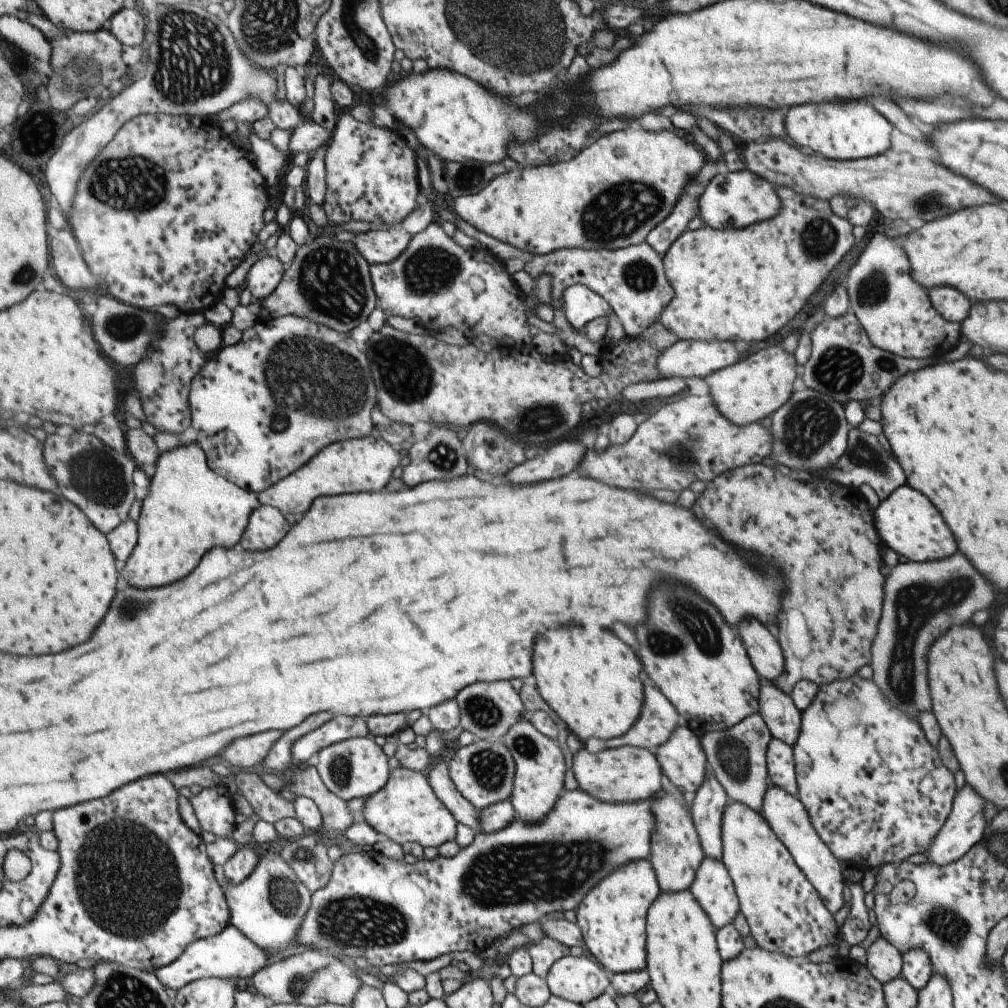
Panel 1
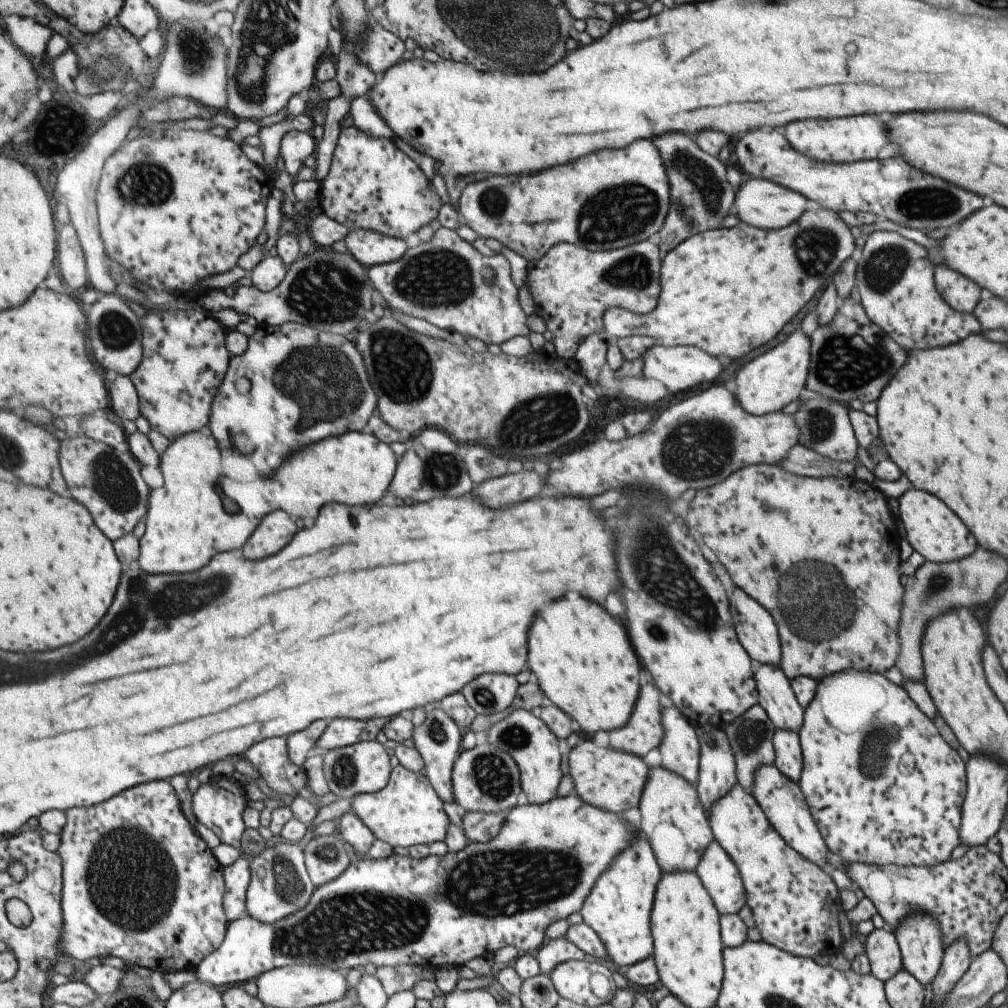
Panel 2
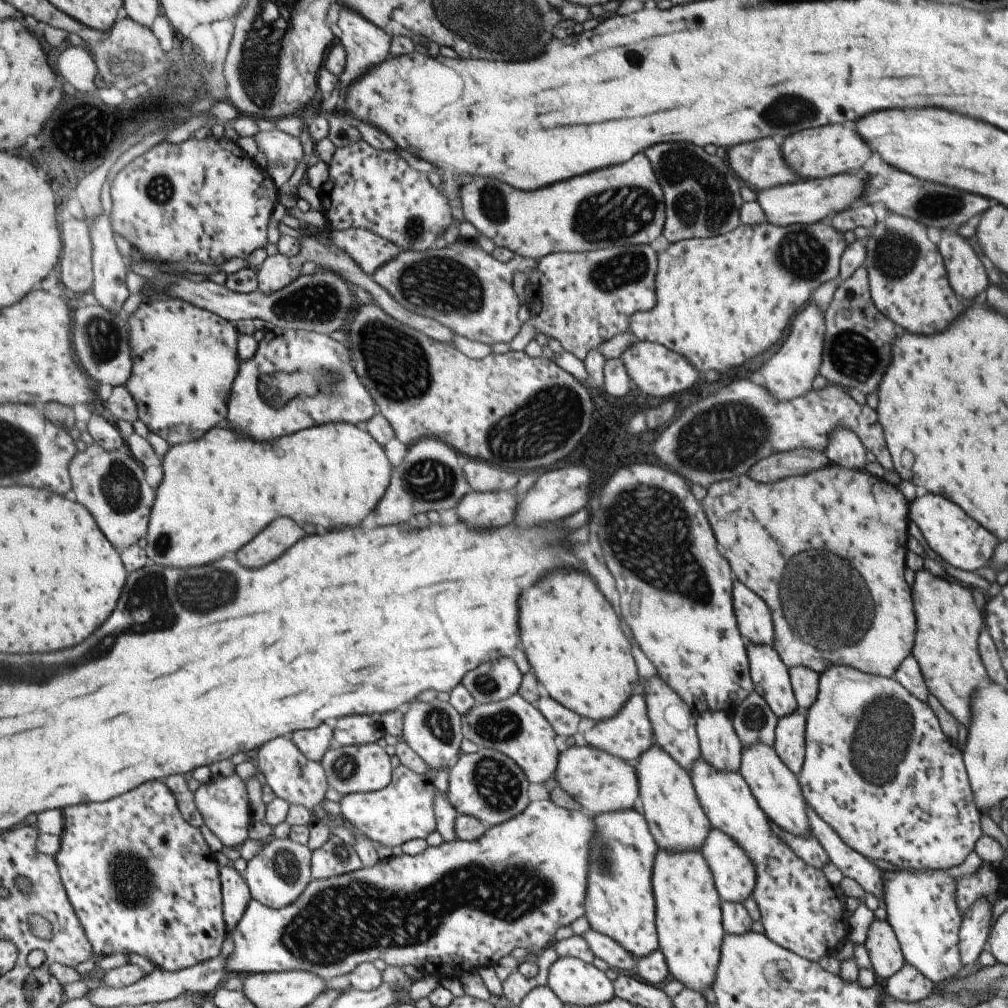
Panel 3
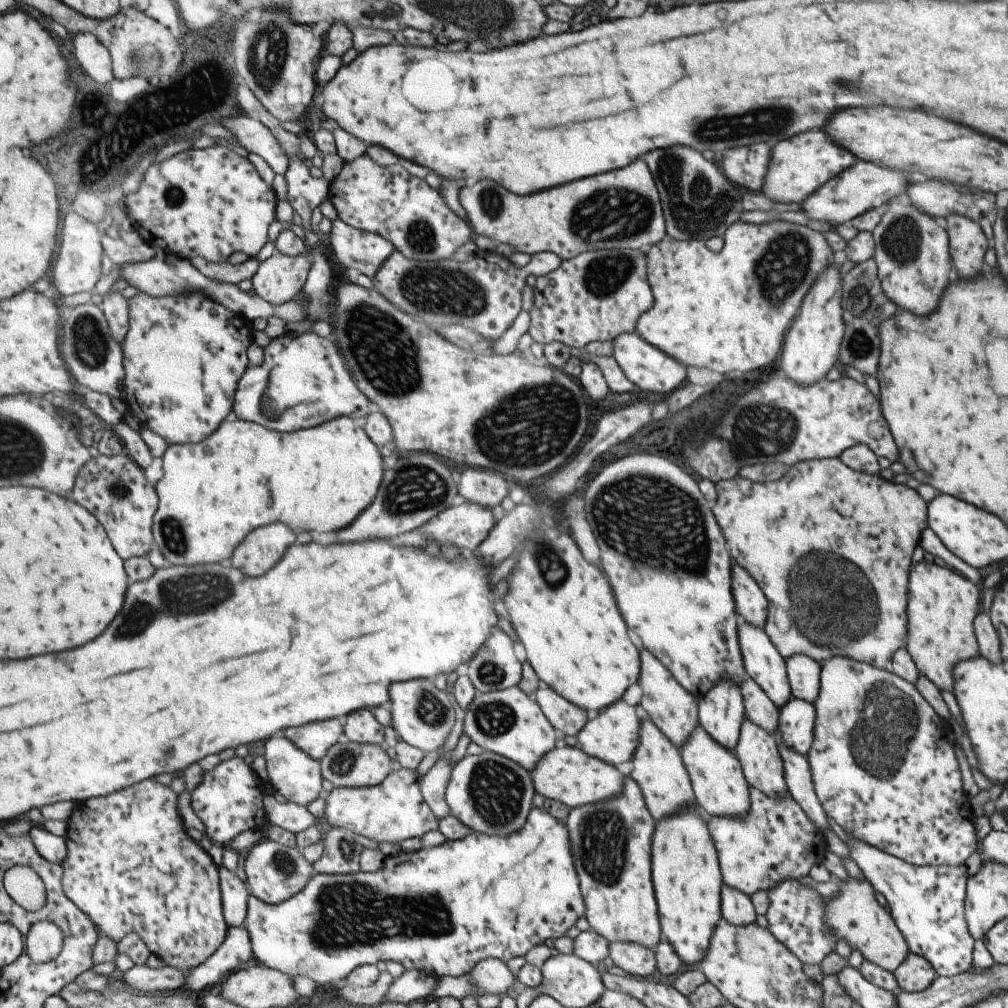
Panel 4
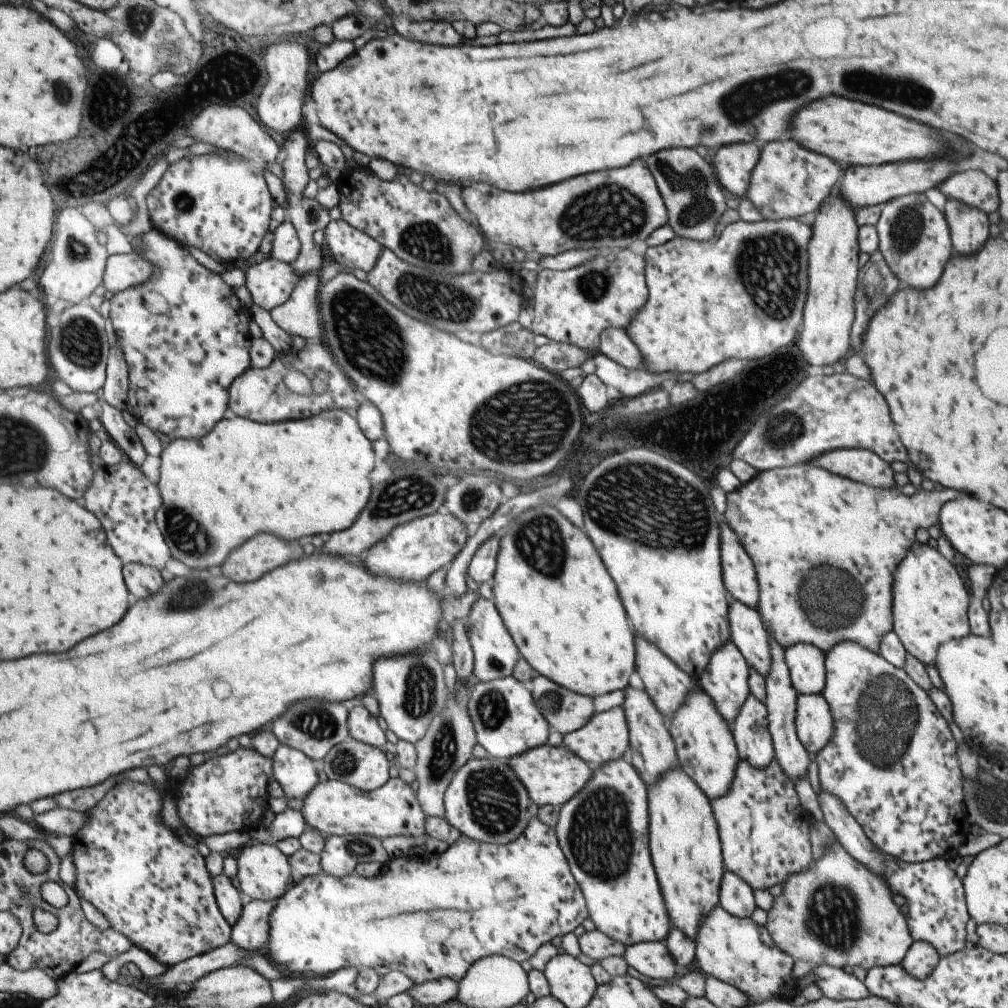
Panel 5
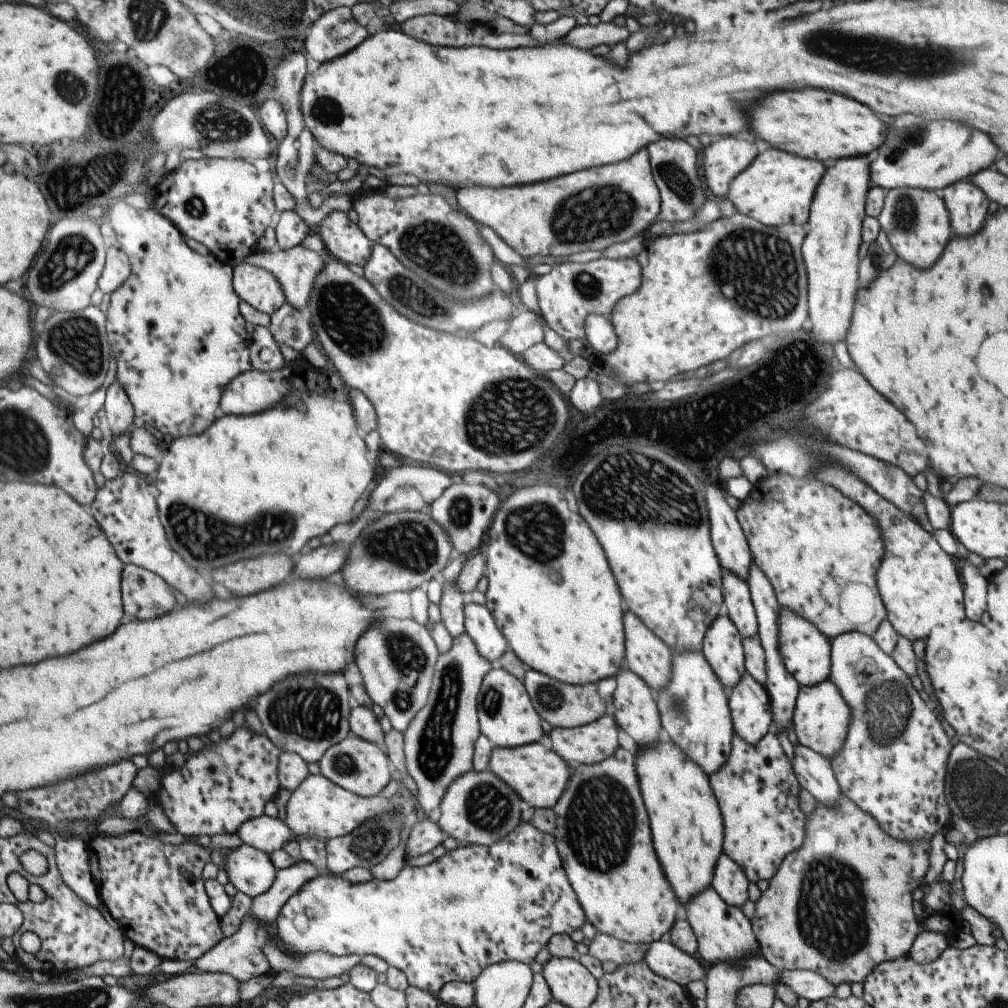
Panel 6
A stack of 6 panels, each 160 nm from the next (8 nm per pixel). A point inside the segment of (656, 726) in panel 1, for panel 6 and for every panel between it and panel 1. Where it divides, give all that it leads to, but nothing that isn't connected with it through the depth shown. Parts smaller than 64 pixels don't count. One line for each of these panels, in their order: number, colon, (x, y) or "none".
2: (643, 731)
3: (627, 735)
4: (612, 736)
5: (604, 738)
6: (592, 743)

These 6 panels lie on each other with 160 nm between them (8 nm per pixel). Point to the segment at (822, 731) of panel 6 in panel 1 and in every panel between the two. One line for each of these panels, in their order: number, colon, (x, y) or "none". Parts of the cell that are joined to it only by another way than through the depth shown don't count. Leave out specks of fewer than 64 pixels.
1: (779, 762)
2: (787, 756)
3: (789, 743)
4: (796, 718)
5: (813, 722)

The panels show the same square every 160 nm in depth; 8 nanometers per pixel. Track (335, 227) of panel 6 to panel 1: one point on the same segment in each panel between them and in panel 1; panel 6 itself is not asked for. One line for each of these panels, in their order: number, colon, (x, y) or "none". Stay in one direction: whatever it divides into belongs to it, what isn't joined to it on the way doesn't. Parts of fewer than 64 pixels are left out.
1: (385, 245)
2: (371, 248)
3: (370, 251)
4: (365, 251)
5: (352, 248)

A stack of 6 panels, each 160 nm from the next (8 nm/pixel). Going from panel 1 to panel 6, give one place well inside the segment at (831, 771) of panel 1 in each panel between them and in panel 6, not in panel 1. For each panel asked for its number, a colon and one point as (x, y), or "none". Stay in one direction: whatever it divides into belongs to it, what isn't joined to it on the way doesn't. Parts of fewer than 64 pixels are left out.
2: (884, 788)
3: (877, 768)
4: (881, 760)
5: (907, 798)
6: (892, 764)

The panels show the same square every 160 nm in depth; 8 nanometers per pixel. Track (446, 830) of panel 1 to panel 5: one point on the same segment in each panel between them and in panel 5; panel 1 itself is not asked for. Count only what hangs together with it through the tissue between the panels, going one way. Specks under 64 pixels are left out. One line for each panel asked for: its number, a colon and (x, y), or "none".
2: (409, 812)
3: (404, 811)
4: (395, 811)
5: (333, 807)

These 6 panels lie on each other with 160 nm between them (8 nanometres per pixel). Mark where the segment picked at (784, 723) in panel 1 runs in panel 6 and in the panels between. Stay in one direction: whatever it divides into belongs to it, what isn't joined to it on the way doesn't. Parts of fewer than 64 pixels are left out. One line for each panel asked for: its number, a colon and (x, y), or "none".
2: (775, 696)
3: (769, 676)
4: (762, 662)
5: (746, 631)
6: (737, 605)

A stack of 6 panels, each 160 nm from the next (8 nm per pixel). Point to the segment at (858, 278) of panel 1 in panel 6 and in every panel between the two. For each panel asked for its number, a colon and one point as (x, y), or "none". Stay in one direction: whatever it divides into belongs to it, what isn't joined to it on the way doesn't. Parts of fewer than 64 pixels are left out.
2: (894, 278)
3: (908, 284)
4: (911, 252)
5: (913, 237)
6: (916, 222)

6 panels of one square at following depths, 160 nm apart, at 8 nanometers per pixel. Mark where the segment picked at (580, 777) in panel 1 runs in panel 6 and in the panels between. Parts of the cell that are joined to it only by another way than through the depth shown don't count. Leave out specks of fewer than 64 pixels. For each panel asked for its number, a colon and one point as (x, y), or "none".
2: (607, 778)
3: (600, 782)
4: (568, 775)
5: (552, 775)
6: (540, 776)

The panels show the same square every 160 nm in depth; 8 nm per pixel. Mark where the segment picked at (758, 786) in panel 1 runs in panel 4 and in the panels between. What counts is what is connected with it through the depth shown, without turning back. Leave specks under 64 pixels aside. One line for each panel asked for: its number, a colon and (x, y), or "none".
2: (750, 734)
3: (753, 721)
4: (759, 709)

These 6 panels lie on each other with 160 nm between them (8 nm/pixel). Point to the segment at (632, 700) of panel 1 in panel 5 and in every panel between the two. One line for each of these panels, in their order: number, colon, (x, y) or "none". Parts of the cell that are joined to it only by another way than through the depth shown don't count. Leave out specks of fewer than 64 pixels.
2: (586, 667)
3: (574, 642)
4: (563, 609)
5: (564, 610)

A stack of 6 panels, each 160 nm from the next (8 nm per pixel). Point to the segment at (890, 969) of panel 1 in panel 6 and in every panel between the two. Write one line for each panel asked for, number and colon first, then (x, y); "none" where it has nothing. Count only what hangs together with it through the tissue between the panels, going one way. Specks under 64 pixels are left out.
2: (881, 948)
3: (883, 950)
4: (853, 915)
5: (836, 912)
6: (839, 905)

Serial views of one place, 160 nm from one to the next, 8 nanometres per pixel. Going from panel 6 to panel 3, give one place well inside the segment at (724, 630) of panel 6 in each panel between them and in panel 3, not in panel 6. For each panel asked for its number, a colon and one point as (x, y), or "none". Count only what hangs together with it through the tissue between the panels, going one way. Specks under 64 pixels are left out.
3: (719, 745)
4: (720, 711)
5: (725, 679)

